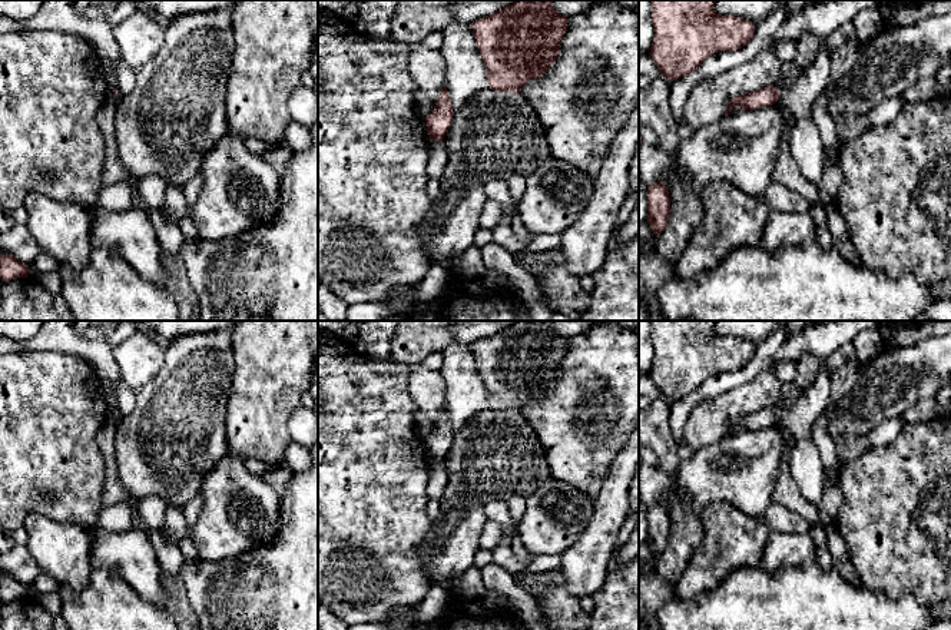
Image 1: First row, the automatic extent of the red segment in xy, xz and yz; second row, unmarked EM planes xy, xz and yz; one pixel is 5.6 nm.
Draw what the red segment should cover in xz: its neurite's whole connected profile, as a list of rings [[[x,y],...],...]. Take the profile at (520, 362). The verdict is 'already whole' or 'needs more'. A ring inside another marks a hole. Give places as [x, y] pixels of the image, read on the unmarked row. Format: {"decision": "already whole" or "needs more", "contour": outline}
{"decision": "already whole", "contour": [[[518,321],[471,344],[477,369],[486,385],[488,408],[520,414],[530,399],[541,398],[560,377],[567,336],[557,334],[550,321]]]}

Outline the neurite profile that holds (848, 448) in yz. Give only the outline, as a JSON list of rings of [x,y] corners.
[[[869,434],[862,437],[834,437],[834,444],[836,448],[836,460],[842,464],[856,460],[872,448]]]

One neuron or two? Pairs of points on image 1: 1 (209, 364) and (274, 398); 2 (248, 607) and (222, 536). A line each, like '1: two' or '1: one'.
1: two
2: two

